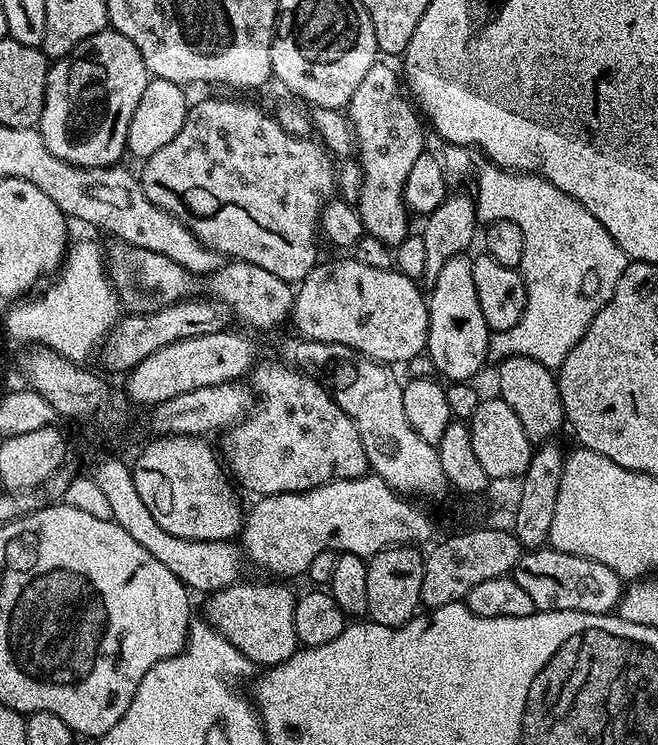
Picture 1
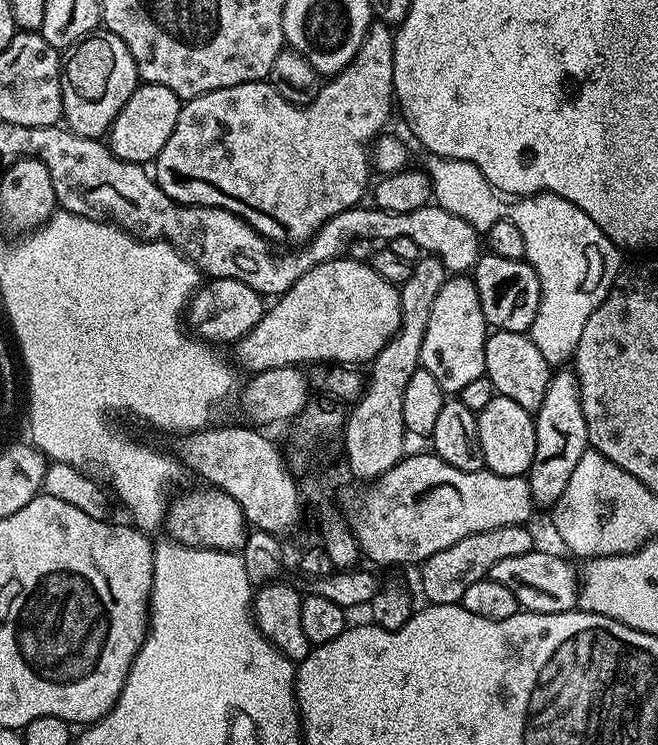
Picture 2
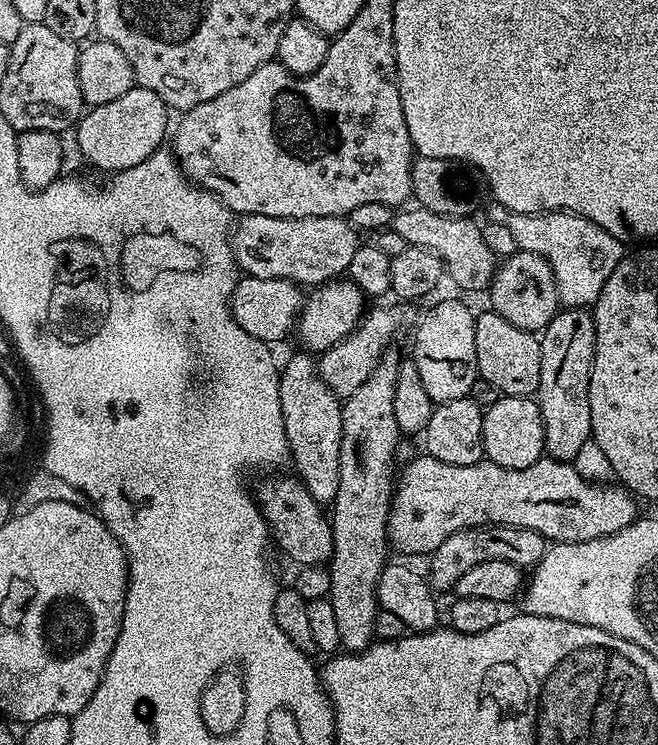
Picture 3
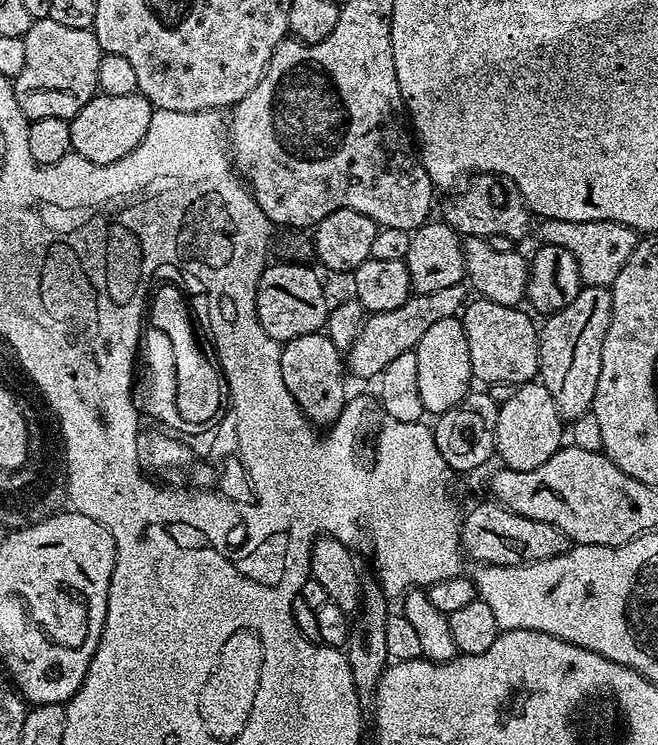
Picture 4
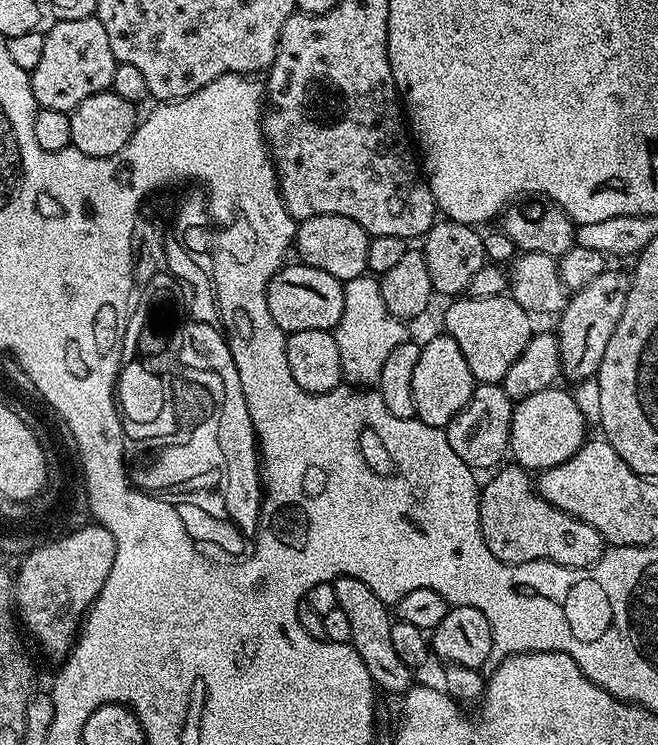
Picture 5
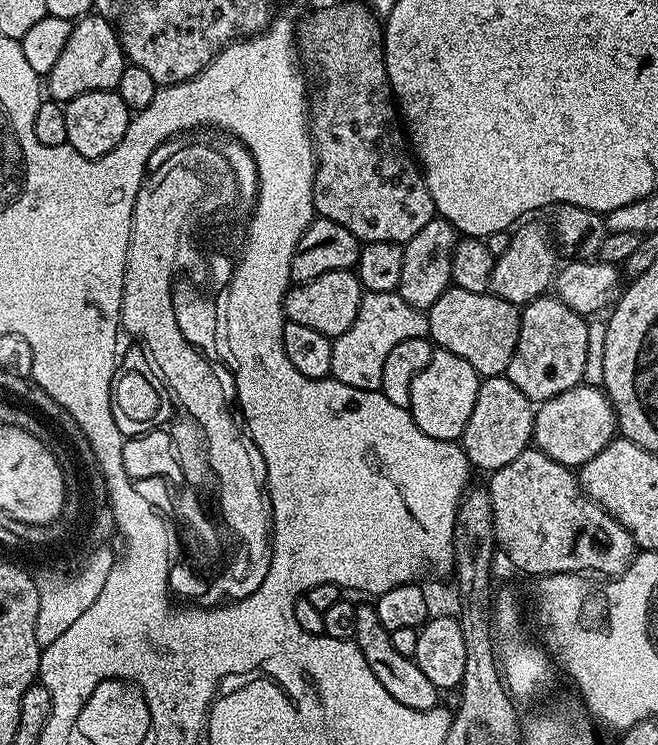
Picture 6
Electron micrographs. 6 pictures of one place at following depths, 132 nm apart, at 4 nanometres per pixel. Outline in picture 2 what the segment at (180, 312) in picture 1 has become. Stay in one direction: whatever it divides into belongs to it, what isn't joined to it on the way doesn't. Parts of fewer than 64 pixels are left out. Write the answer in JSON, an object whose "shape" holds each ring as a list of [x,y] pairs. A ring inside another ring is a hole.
{"shape":[[[212,278],[201,283],[188,301],[186,324],[202,340],[232,346],[246,334],[250,334],[254,326],[258,326],[265,311],[265,297],[246,286],[246,282],[238,282],[234,278]]]}

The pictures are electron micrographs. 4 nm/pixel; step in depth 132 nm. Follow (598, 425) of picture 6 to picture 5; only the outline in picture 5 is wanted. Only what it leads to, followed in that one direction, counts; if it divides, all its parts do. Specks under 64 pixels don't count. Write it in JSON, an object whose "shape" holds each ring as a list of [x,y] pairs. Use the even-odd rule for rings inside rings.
{"shape":[[[560,386],[538,390],[538,394],[515,401],[508,439],[510,456],[525,470],[553,468],[580,449],[586,439],[584,431],[582,410],[578,410],[578,402],[571,391],[563,392]]]}

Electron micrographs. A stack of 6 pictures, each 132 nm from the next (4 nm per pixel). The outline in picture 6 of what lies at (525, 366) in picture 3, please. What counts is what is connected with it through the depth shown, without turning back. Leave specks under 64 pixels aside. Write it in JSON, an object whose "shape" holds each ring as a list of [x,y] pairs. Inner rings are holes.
{"shape":[[[450,286],[440,295],[438,302],[434,302],[434,306],[430,306],[426,311],[428,336],[436,348],[444,348],[450,354],[458,354],[458,358],[466,358],[466,362],[470,362],[470,366],[474,366],[474,370],[479,372],[481,377],[502,376],[507,373],[514,346],[518,346],[521,309],[517,305],[488,292],[471,292]]]}

